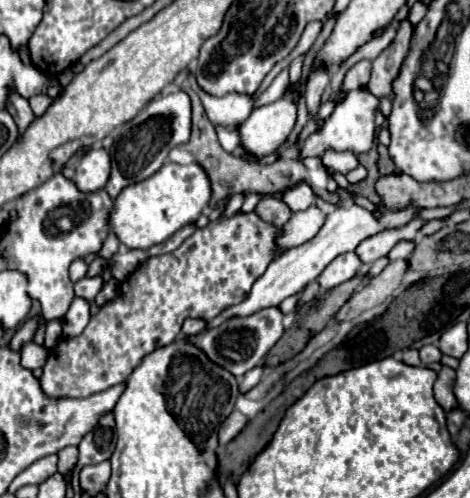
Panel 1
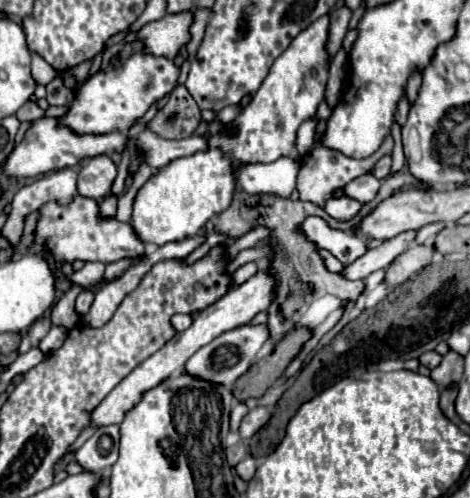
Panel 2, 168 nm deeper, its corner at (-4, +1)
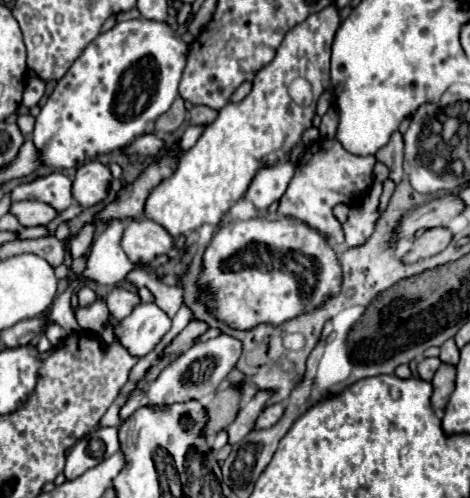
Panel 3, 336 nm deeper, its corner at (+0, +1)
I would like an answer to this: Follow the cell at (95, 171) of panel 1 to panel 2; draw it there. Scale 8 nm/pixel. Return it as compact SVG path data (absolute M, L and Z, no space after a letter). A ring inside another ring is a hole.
M94 156L84 160L78 172L78 194L88 198L104 198L116 178L116 166L108 156Z

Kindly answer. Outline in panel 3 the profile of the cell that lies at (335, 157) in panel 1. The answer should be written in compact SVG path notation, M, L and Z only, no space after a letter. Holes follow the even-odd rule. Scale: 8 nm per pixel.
M320 138L312 142L306 150L306 154L300 158L296 172L280 198L278 204L278 216L292 216L300 222L306 222L314 228L320 228L322 232L328 232L337 243L345 241L341 224L332 214L332 208L336 204L360 204L372 184L372 170L374 170L376 158L374 156L356 156L342 148L342 144L334 138Z

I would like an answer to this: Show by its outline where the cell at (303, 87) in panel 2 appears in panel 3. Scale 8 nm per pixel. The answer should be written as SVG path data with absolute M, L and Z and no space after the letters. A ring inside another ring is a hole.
M330 4L288 30L276 58L256 74L252 92L244 100L228 102L220 108L216 120L204 128L198 142L180 158L176 172L152 190L144 208L146 218L162 224L172 236L186 234L202 224L218 224L222 216L244 198L252 178L262 166L286 160L304 130L312 126L318 98L330 88L328 64L338 26L338 8ZM296 78L306 78L312 84L314 100L310 106L292 102L288 86Z

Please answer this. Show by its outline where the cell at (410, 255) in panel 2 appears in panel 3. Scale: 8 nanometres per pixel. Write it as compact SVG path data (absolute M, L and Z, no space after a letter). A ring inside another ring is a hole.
M428 228L424 230L424 234L420 238L416 238L412 242L412 248L408 250L408 254L402 258L406 264L418 262L422 258L434 256L438 252L442 252L452 240L452 230L450 228Z

